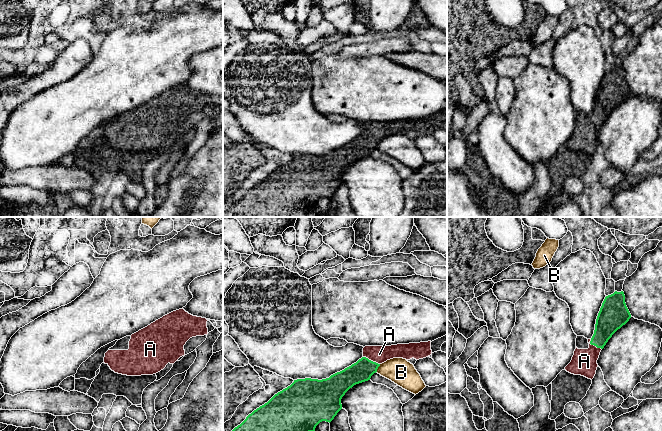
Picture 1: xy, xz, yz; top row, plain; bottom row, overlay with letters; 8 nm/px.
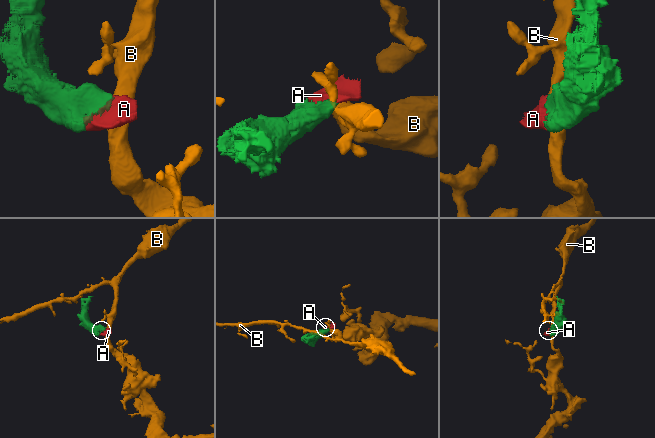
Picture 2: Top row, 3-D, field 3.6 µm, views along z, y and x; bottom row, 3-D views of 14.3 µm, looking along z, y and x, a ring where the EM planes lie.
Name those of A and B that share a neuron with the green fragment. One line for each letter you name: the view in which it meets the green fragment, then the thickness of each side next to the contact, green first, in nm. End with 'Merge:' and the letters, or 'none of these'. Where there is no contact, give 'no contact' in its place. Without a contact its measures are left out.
A: contact in xz; calibres 170 and 140 nm
Merge: A

